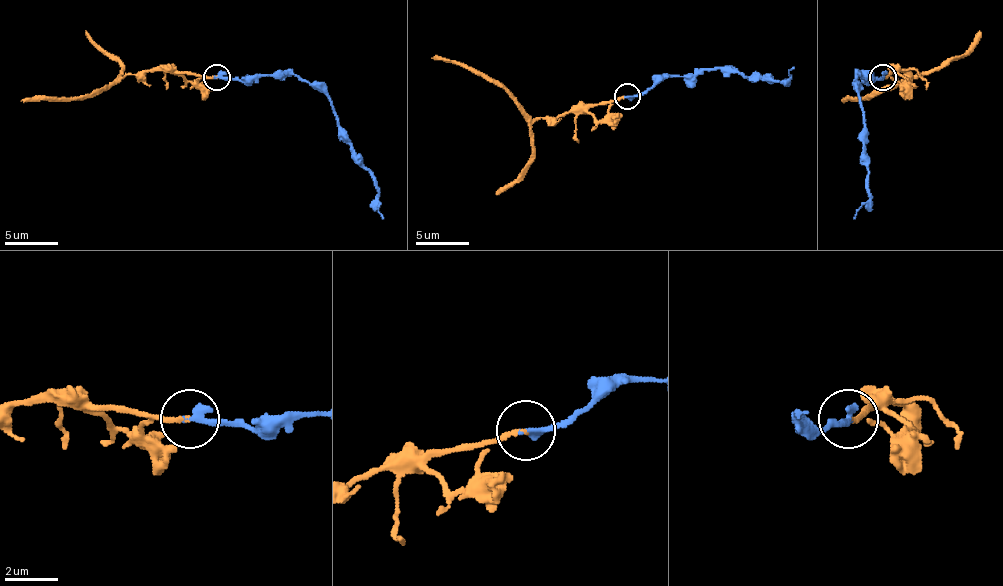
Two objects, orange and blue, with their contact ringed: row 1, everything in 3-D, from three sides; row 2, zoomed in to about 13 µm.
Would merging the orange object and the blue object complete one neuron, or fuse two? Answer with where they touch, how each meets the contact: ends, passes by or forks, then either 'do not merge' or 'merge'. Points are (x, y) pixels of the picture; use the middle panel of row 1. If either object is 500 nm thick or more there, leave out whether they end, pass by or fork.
place (627, 96); orange ends; blue ends; merge

